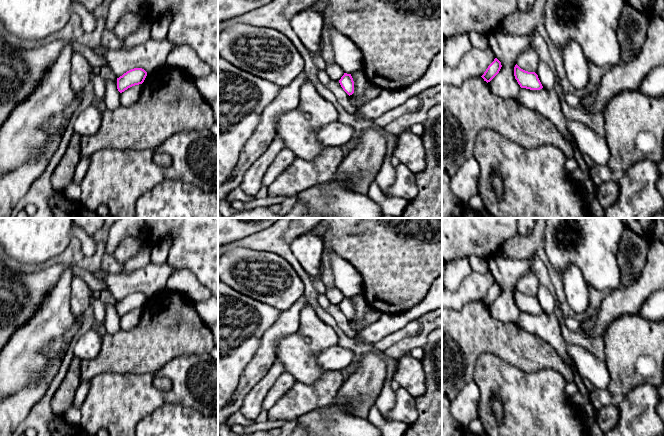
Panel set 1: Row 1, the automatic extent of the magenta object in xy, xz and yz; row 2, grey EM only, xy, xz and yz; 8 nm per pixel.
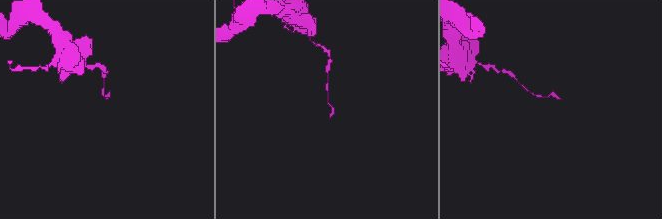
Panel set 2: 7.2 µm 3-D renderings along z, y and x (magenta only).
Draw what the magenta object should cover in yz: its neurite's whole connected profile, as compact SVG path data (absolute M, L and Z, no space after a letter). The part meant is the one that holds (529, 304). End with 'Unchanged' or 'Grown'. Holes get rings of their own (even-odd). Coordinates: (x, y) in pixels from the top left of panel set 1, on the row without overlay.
M517 288L514 291L514 300L521 312L540 314L543 312L538 299L521 293Z. Unchanged

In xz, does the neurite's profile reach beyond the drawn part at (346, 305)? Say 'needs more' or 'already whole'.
already whole

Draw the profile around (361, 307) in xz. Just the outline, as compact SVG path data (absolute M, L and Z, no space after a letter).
M362 293L351 297L351 300L354 305L354 317L350 319L350 321L354 323L353 329L356 333L358 333L363 328L361 326L361 322L363 317L369 311L370 307L368 306Z

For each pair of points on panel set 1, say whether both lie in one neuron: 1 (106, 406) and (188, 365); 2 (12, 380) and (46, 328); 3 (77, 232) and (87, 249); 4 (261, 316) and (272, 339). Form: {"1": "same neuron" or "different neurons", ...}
{"1": "same neuron", "2": "same neuron", "3": "same neuron", "4": "different neurons"}

